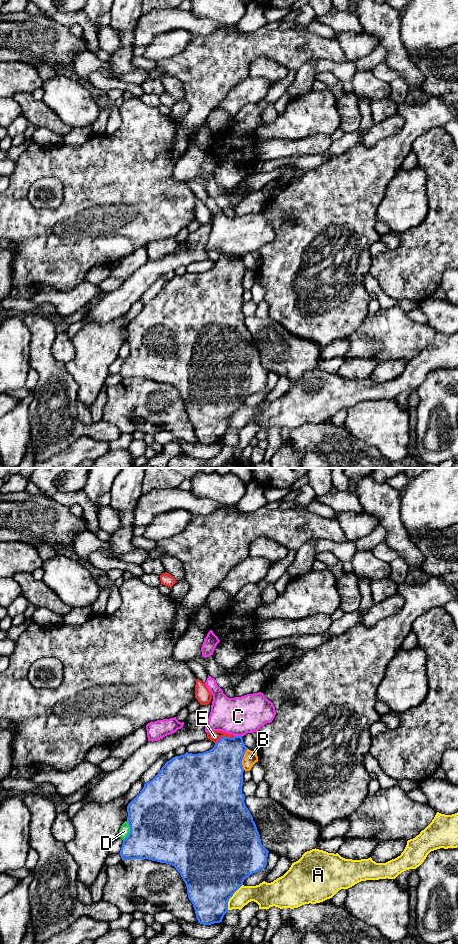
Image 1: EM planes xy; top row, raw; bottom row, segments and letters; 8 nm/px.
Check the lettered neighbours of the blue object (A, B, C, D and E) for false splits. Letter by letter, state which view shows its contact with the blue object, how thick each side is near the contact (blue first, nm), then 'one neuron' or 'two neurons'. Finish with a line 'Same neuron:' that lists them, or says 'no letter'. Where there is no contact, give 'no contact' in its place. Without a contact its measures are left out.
A: contact in xy; calibres 480 and 170 nm; two neurons
B: contact in xy; calibres 440 and 110 nm; two neurons
C: contact in xy; calibres 300 and 300 nm; two neurons
D: contact in xy; calibres 500 and 90 nm; two neurons
E: contact in xy; calibres 340 and 90 nm; two neurons
Same neuron: no letter

